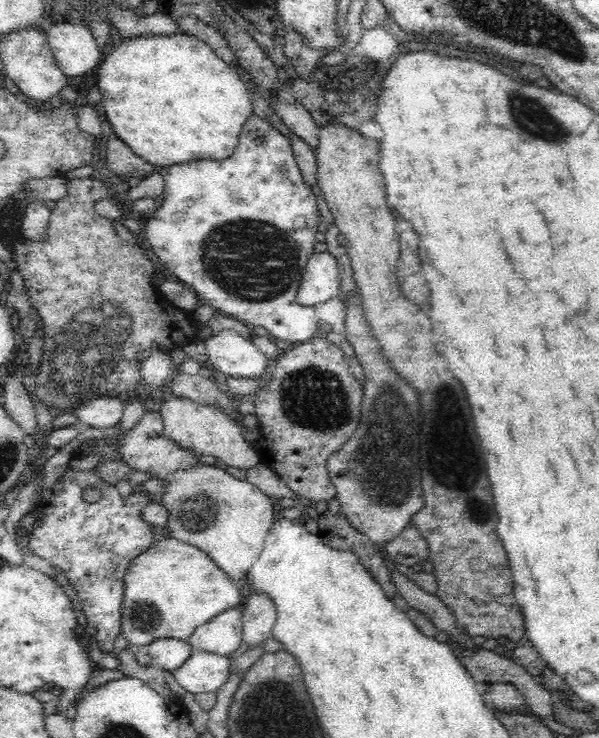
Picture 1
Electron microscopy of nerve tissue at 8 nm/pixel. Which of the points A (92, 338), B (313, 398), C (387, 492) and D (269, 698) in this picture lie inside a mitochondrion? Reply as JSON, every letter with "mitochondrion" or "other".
{"A":"mitochondrion","B":"mitochondrion","C":"mitochondrion","D":"mitochondrion"}

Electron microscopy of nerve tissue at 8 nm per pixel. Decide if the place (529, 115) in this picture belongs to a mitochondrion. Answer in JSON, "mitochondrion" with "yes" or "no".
{"mitochondrion":"yes"}

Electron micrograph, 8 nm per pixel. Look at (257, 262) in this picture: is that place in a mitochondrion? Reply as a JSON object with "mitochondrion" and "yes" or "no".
{"mitochondrion":"yes"}

